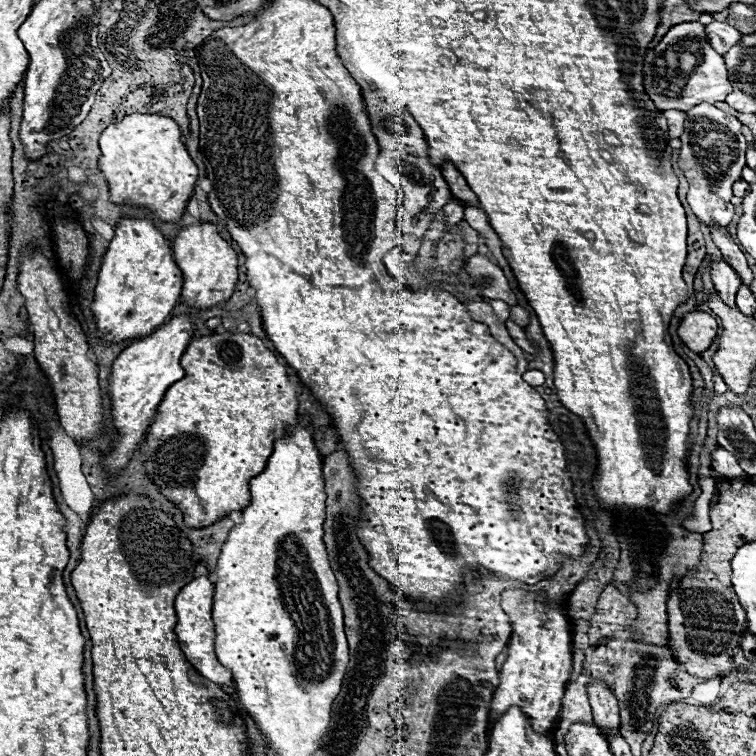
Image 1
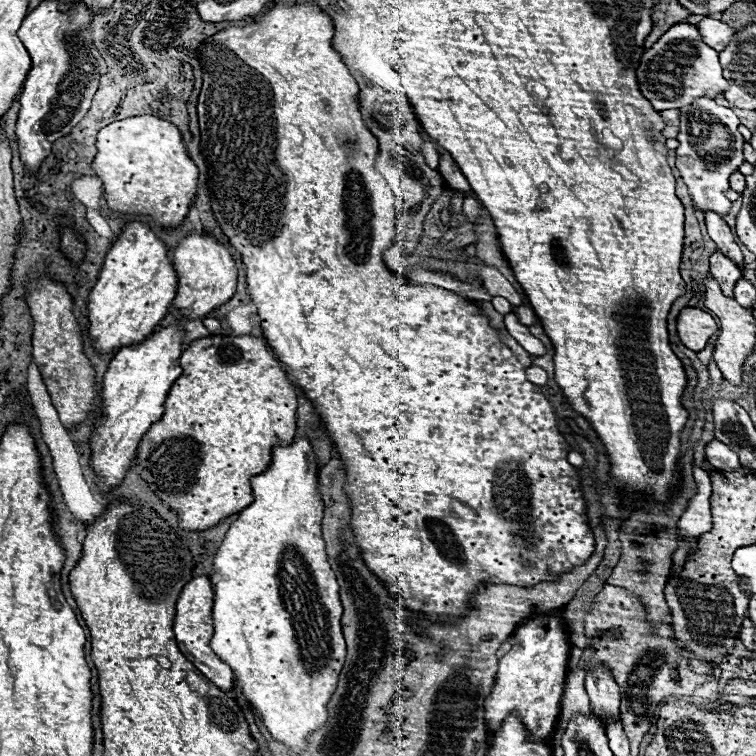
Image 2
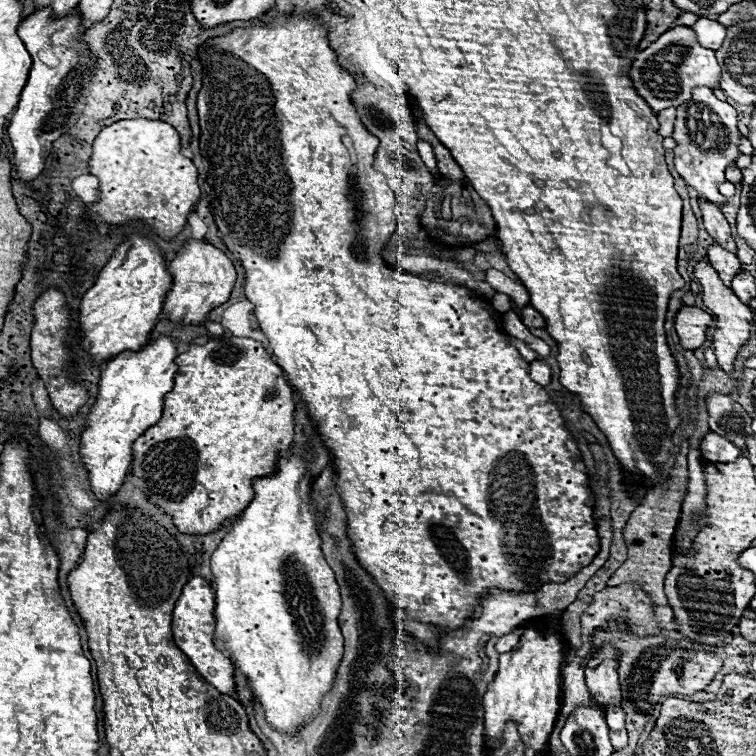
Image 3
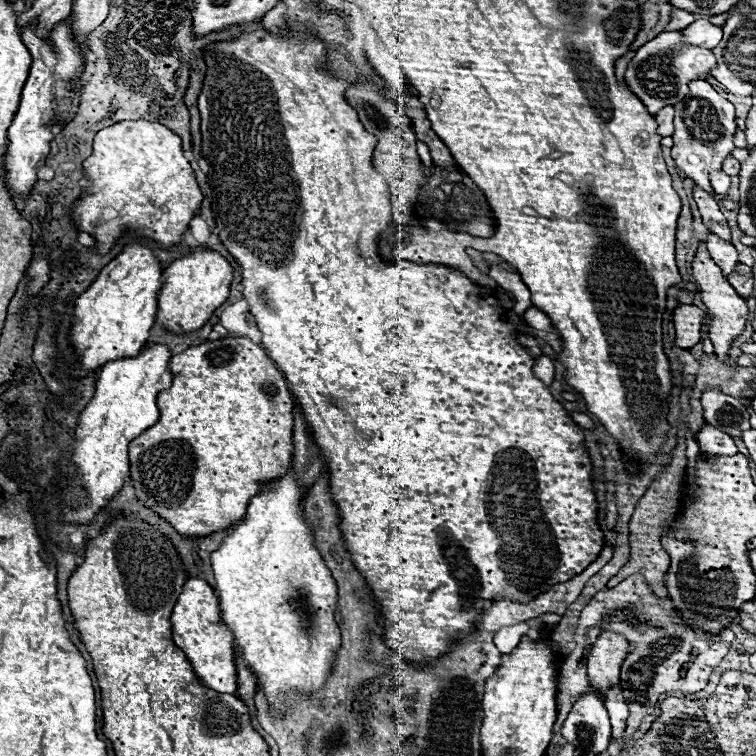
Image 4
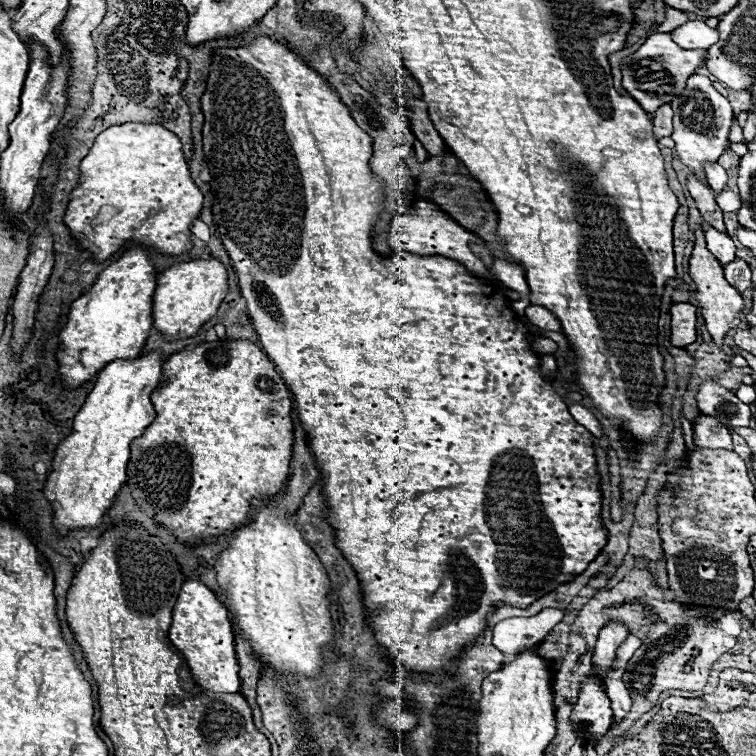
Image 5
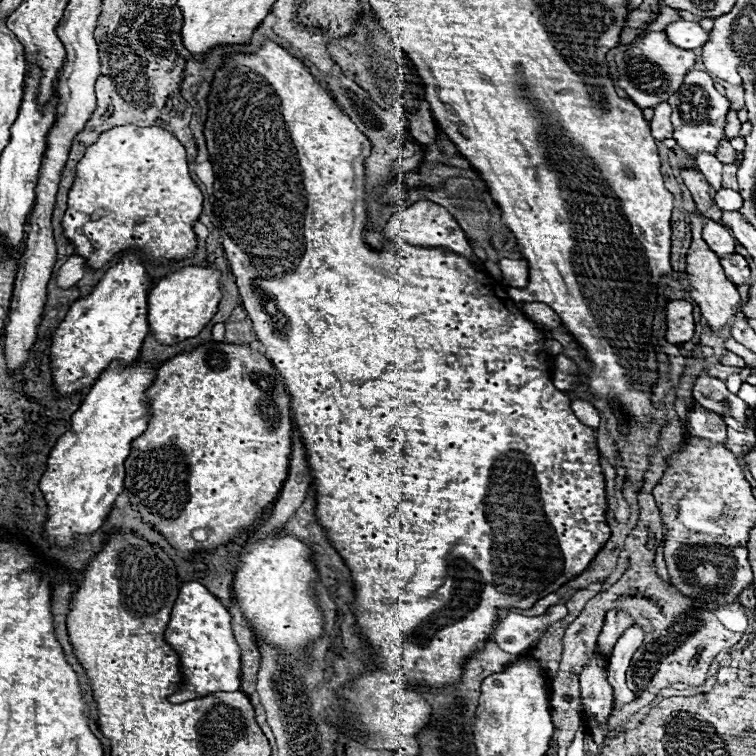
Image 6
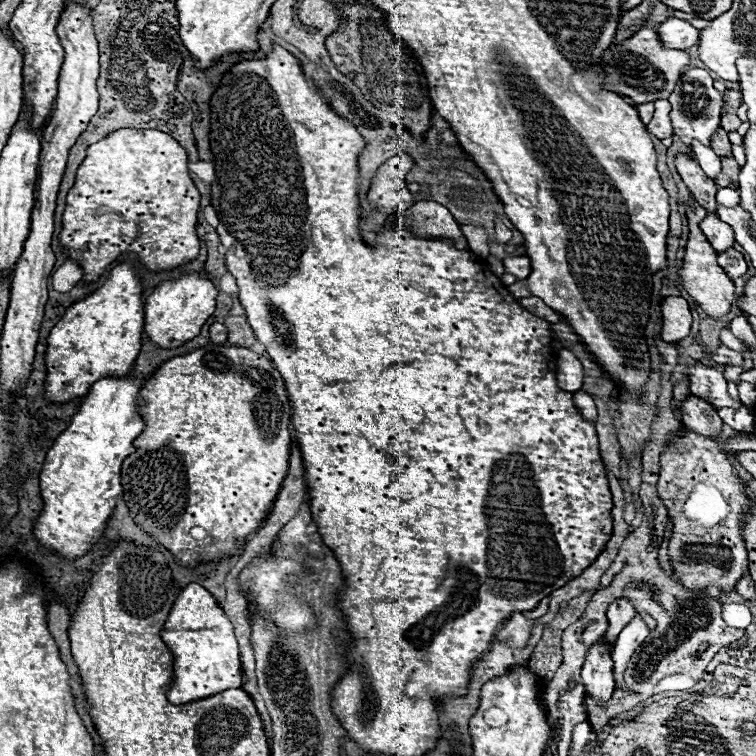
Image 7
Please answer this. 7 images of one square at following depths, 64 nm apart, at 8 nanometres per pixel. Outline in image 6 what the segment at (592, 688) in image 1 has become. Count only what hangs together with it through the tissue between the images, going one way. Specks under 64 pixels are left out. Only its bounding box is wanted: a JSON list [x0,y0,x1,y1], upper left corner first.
[598,610,632,658]

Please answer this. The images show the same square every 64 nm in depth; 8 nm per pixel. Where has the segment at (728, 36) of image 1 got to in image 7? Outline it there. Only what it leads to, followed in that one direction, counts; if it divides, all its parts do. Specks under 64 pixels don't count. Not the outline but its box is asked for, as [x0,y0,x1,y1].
[658,18,700,50]

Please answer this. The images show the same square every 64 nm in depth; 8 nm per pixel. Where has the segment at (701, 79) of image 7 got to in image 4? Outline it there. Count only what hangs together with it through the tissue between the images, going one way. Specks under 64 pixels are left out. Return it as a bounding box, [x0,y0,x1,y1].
[672,80,736,198]

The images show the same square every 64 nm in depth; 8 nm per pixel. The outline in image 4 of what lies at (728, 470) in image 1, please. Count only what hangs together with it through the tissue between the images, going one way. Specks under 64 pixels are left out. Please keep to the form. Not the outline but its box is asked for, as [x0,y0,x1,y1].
[696,424,738,456]

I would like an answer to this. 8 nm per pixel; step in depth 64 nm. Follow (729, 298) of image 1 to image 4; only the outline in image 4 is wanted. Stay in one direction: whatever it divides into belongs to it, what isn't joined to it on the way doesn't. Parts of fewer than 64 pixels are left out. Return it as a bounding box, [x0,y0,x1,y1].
[706,234,738,278]

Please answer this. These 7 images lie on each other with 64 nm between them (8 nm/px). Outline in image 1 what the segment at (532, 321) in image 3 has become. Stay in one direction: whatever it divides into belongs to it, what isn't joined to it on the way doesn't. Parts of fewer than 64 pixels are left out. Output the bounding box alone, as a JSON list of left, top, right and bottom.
[510,306,530,326]

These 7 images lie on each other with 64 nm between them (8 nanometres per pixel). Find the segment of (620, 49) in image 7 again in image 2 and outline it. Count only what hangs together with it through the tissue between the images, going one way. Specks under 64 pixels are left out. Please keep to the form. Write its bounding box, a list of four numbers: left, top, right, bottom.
[636,24,728,112]

